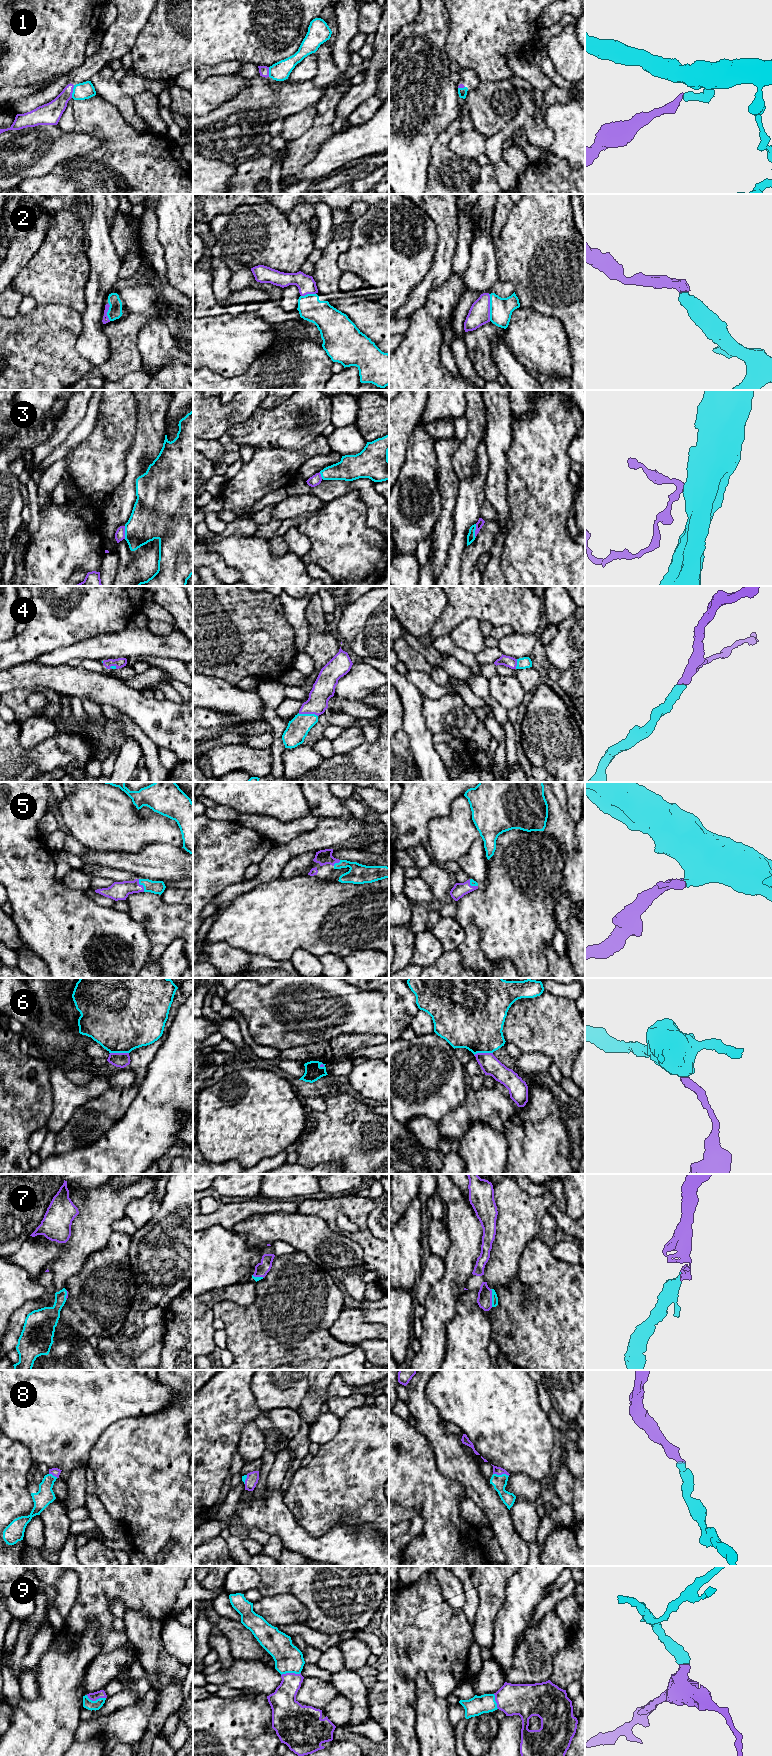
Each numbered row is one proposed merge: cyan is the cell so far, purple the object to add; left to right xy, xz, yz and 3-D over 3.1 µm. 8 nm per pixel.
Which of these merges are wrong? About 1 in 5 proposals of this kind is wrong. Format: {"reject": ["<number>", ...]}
{"reject": ["3", "6"]}

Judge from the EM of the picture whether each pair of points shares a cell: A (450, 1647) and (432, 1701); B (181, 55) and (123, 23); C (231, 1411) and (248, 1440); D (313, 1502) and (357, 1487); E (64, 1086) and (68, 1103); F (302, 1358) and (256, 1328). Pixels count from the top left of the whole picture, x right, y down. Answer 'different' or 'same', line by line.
A: different
B: different
C: different
D: same
E: same
F: same

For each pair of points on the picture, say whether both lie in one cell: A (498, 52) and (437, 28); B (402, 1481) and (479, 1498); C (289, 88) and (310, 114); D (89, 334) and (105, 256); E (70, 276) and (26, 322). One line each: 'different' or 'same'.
A: different
B: different
C: different
D: same
E: different

